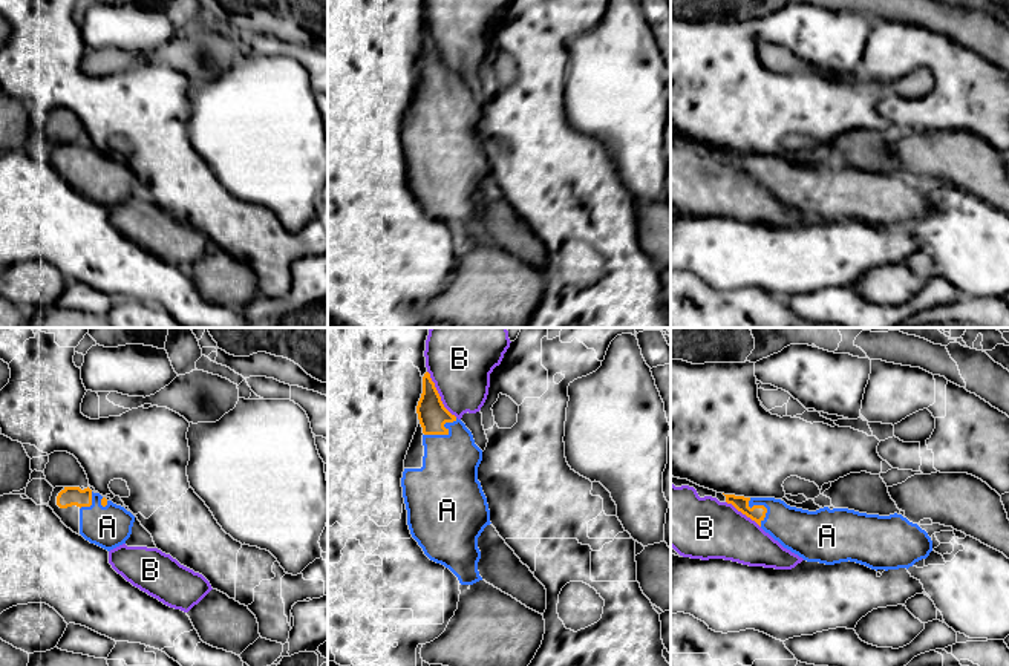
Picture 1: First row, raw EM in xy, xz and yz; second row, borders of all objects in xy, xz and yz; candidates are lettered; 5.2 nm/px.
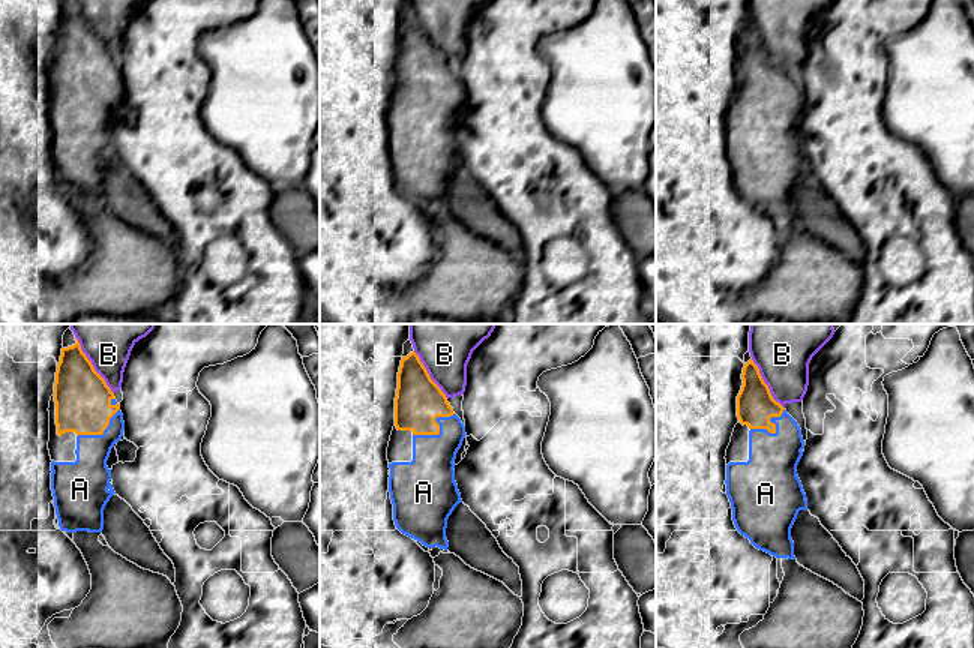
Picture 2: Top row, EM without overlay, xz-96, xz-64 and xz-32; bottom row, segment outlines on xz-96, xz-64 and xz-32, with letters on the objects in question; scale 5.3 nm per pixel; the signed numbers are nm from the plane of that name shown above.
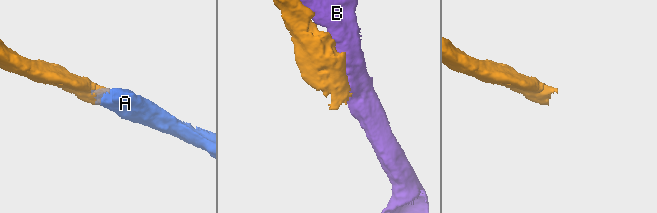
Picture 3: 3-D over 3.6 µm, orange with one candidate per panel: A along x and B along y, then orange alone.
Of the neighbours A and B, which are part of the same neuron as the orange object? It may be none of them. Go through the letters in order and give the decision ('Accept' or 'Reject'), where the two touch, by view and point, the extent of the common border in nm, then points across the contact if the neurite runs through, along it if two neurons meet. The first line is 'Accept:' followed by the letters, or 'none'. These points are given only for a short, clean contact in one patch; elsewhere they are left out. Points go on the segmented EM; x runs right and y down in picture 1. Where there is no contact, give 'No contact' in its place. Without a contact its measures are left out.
Accept: A
A: Accept. Touches orange at xz (446, 434). Shared border 200 nm. Path across: xz (432, 415), (446, 434), (447, 481)
B: Reject. Touches orange at xz (438, 395). Shared border 300 nm

